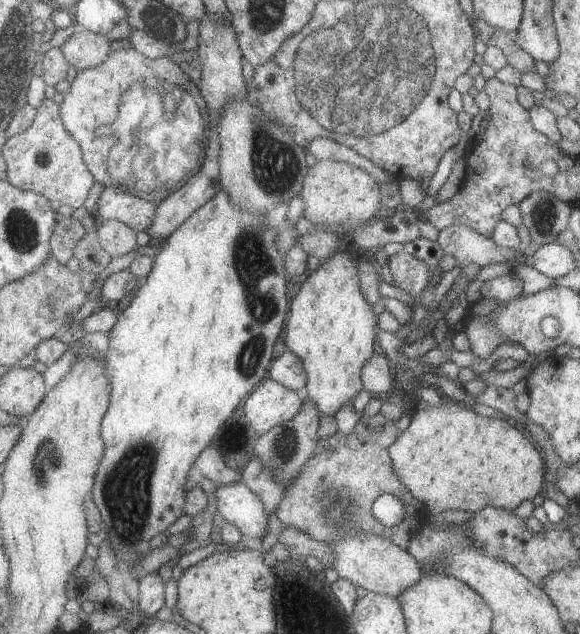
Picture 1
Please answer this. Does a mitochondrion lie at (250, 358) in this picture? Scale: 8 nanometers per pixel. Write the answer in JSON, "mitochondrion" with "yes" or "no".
{"mitochondrion":"yes"}

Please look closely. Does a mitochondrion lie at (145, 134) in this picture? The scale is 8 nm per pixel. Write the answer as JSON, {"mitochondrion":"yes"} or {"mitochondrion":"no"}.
{"mitochondrion":"yes"}

